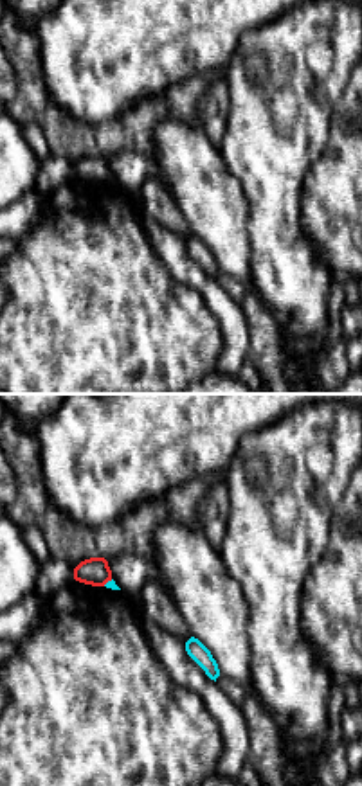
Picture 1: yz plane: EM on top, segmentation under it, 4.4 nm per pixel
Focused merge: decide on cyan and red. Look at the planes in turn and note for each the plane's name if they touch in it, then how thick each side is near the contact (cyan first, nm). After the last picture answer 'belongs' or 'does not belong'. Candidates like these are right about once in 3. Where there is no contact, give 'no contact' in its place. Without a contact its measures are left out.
contact in yz; calibres 40 and 120 nm

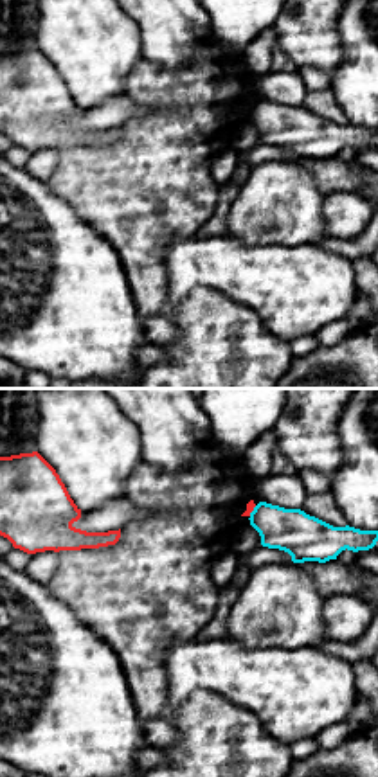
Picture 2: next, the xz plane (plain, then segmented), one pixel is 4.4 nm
contact in xz; calibres 200 and 40 nm

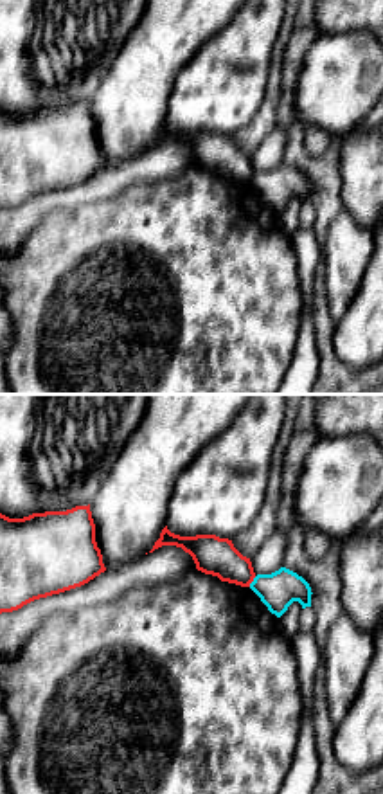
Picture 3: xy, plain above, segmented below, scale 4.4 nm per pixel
contact in xy; calibres 170 and 170 nm

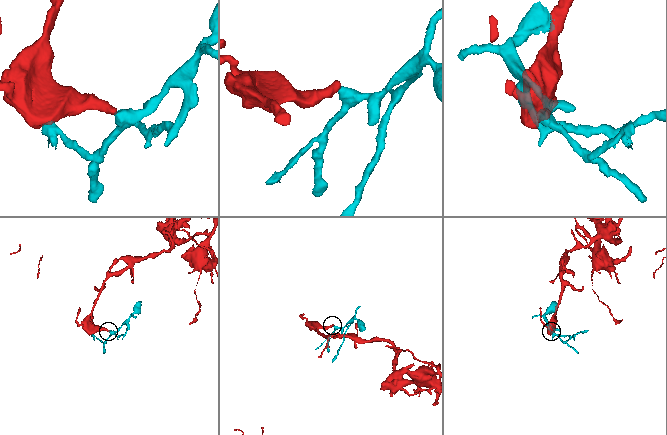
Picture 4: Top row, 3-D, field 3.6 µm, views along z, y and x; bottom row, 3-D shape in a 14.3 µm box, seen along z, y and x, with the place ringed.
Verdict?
does not belong

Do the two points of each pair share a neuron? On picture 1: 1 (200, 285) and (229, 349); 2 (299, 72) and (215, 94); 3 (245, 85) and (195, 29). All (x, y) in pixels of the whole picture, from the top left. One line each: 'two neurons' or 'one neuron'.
1: one neuron
2: two neurons
3: two neurons

